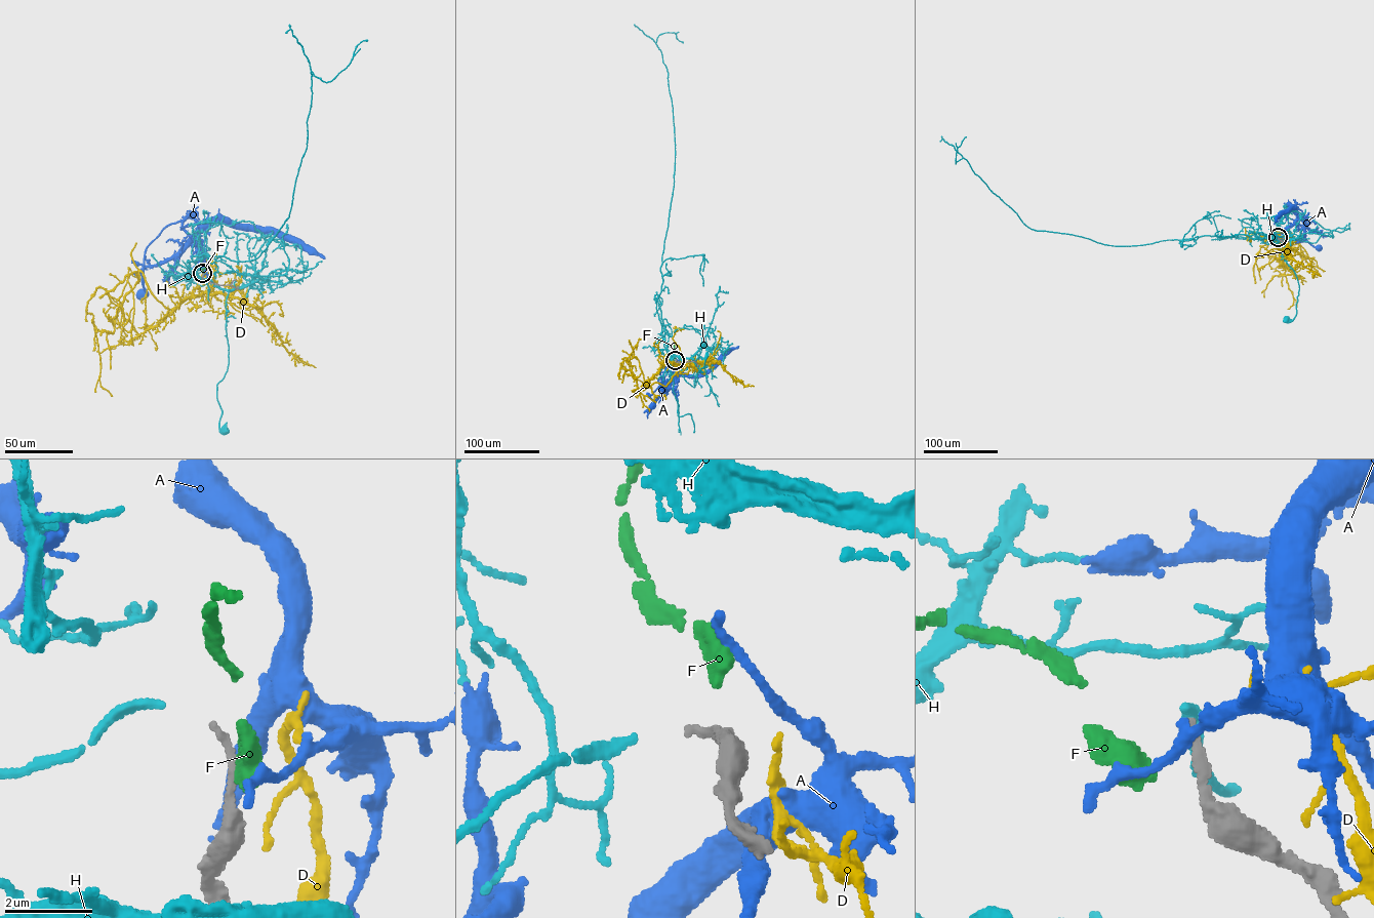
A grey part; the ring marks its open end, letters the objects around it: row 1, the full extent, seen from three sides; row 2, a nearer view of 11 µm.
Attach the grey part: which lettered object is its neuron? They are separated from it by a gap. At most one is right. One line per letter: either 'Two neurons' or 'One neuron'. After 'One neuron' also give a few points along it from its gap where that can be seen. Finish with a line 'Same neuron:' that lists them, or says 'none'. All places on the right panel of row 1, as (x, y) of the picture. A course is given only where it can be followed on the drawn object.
A: Two neurons
D: Two neurons
F: Two neurons
H: One neuron. Its course: (1278, 237), (1281, 240), (1275, 241), (1294, 271), (1299, 287), (1295, 316), (1286, 321)
Same neuron: H

